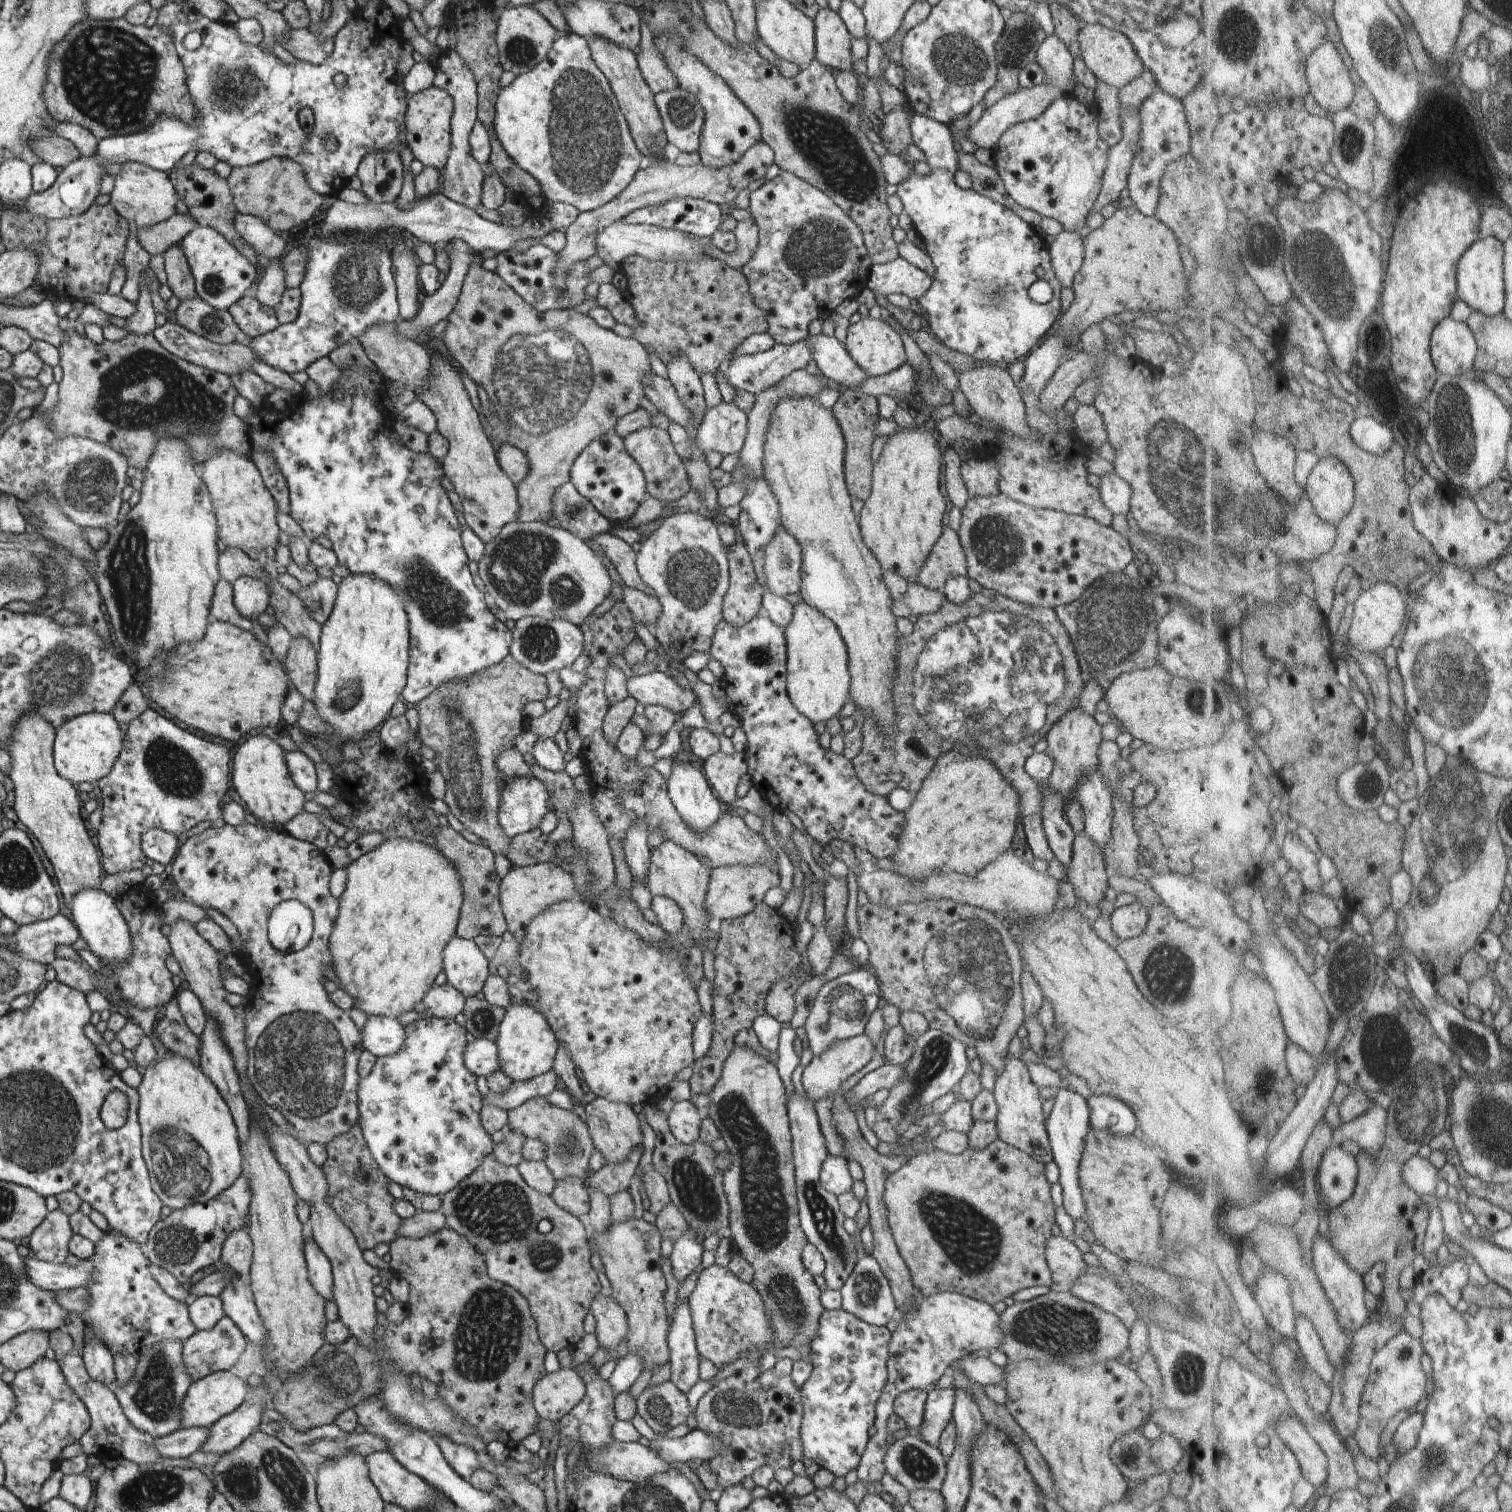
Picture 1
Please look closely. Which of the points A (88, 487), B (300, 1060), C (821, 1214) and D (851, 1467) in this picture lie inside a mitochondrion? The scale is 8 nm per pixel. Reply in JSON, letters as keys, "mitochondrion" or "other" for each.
{"A":"mitochondrion","B":"mitochondrion","C":"mitochondrion","D":"other"}

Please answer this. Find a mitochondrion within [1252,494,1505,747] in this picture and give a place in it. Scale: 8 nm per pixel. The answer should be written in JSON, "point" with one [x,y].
{"point":[1449,679]}

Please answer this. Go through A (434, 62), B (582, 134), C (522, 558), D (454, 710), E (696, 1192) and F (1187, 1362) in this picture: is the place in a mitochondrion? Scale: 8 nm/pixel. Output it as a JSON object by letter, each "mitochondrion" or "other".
{"A":"other","B":"mitochondrion","C":"mitochondrion","D":"mitochondrion","E":"mitochondrion","F":"mitochondrion"}

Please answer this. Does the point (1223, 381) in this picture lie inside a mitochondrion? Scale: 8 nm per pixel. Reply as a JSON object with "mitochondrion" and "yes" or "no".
{"mitochondrion":"no"}

